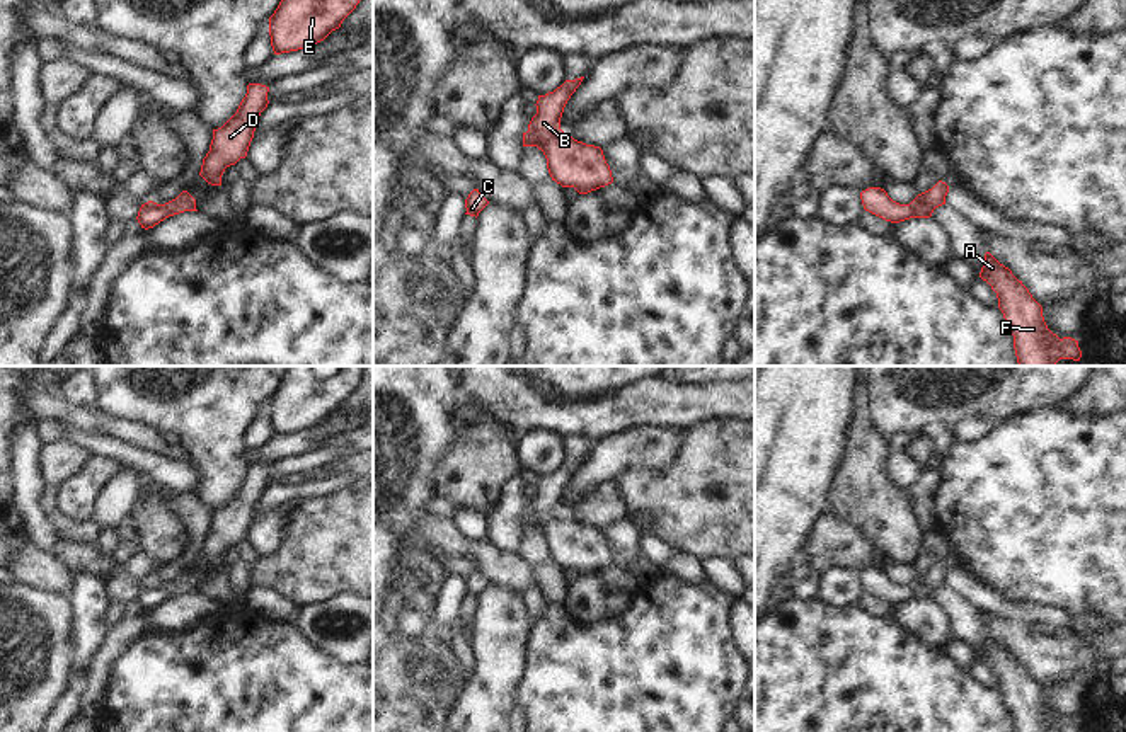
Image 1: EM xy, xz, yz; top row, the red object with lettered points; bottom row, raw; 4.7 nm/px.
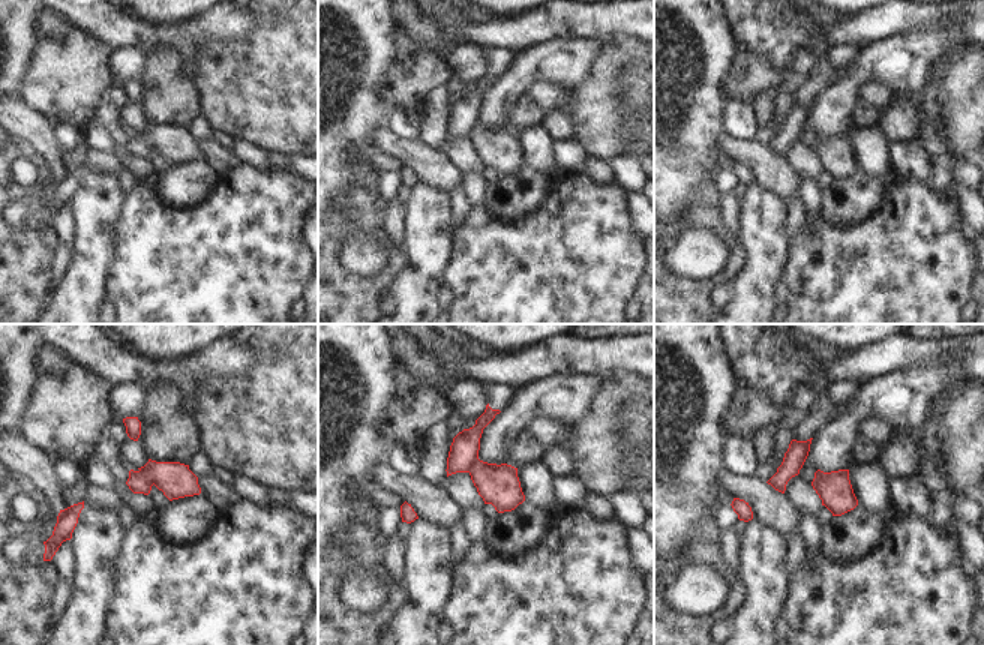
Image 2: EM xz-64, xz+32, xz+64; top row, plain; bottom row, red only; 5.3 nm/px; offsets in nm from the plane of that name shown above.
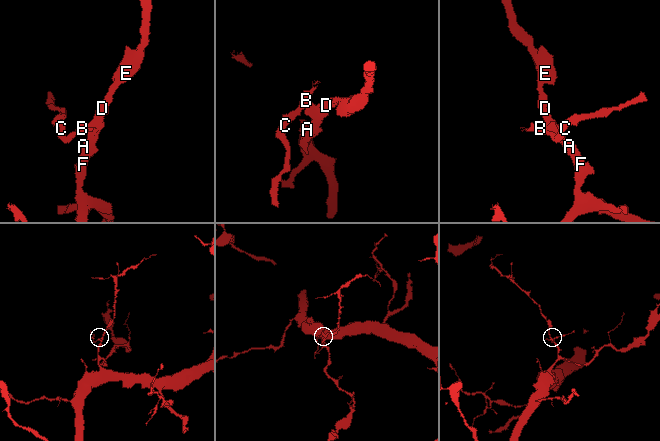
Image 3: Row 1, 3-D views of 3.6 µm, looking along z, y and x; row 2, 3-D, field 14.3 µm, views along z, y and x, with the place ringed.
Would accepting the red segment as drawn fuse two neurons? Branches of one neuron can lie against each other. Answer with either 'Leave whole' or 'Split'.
Split

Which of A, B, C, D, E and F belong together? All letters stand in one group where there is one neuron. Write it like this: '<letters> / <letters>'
A D E F / B C

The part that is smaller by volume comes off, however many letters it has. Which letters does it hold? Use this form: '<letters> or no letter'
B, C

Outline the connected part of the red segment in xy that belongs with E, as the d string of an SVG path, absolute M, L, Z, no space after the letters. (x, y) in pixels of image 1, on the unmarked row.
M288 366L269 398L274 436L312 429L324 422L356 390L363 366L341 366L334 375L317 378L312 366Z

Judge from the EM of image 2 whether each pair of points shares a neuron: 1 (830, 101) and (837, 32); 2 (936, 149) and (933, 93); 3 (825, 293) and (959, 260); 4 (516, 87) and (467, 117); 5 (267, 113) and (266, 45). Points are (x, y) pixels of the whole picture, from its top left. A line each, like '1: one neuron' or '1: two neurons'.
1: two neurons
2: one neuron
3: one neuron
4: two neurons
5: one neuron

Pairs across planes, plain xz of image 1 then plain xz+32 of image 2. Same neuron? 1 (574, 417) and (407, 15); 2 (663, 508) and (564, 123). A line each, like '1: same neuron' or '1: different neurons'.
1: different neurons
2: different neurons

